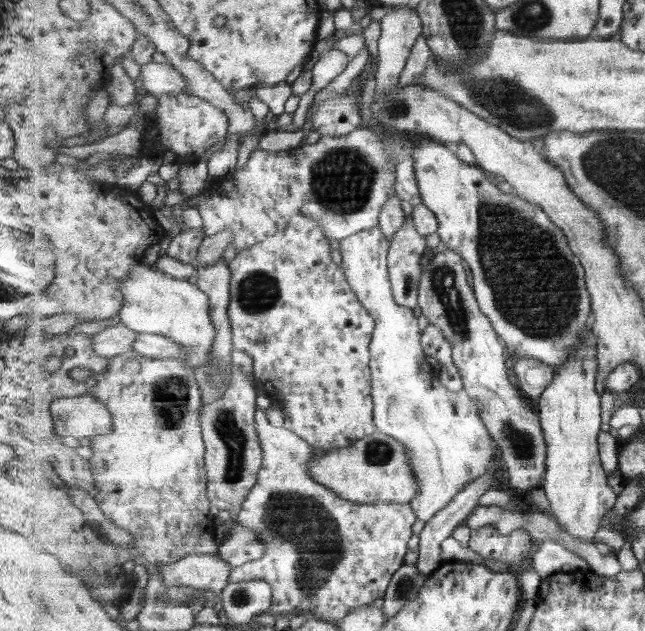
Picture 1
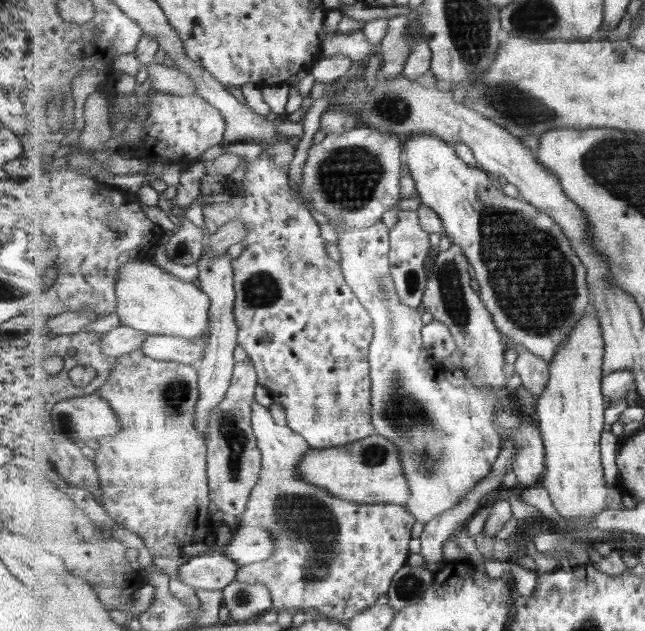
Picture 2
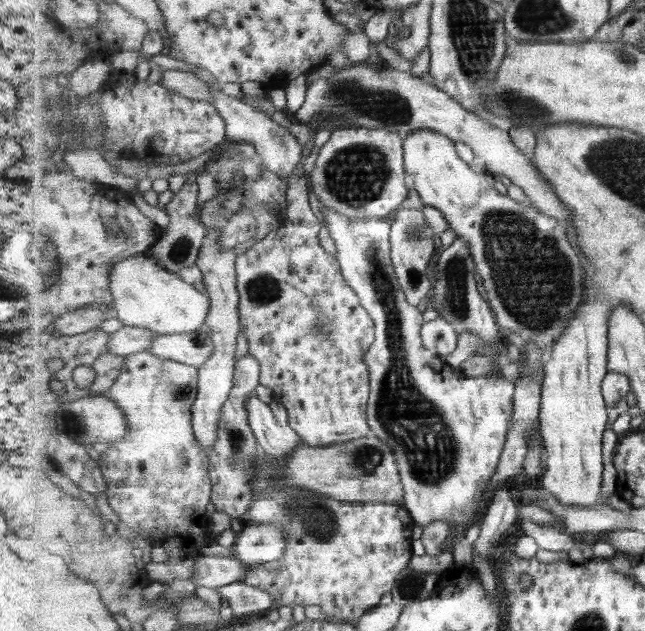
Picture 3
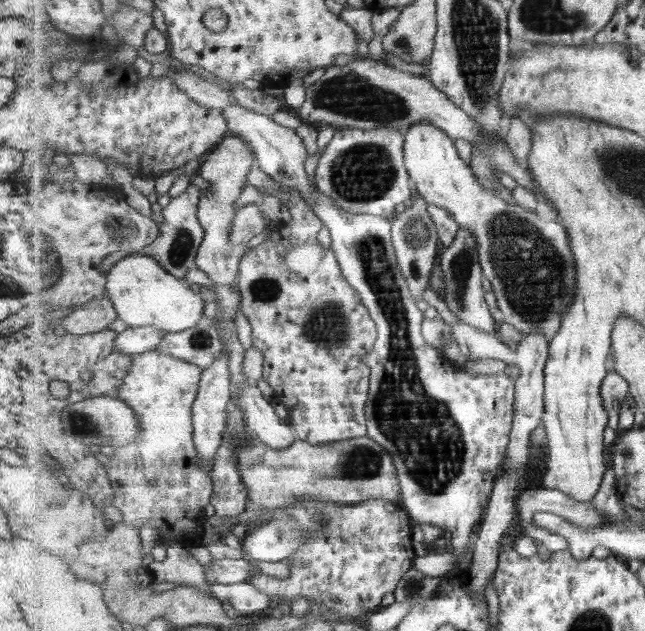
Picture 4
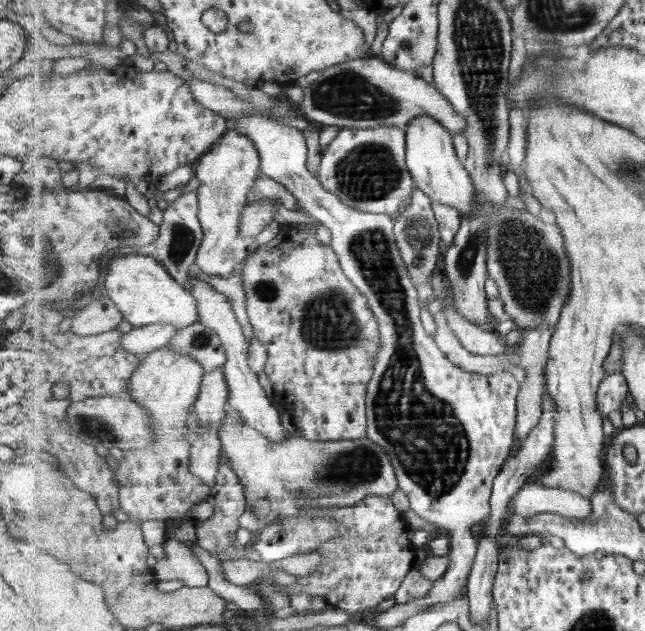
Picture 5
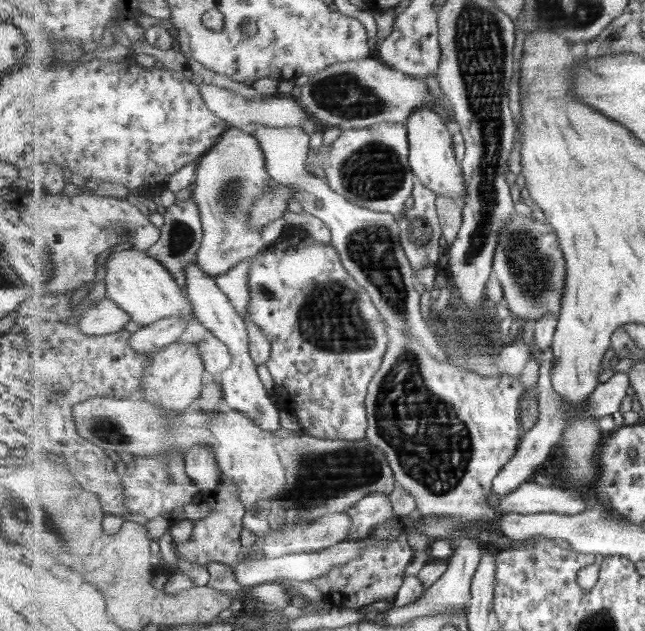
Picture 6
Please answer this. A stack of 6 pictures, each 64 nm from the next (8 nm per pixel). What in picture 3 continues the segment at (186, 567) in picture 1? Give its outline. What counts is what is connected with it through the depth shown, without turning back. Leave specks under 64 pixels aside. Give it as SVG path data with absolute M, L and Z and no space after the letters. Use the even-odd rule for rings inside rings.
M201 556L191 582L195 586L218 589L246 578L248 565L237 557Z

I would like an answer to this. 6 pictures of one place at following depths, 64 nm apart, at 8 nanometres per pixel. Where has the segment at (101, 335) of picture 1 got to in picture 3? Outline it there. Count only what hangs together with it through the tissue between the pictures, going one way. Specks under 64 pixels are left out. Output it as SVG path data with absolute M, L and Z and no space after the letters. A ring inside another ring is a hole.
M127 325L121 326L112 334L110 351L126 358L131 354L149 351L157 335L150 329Z

